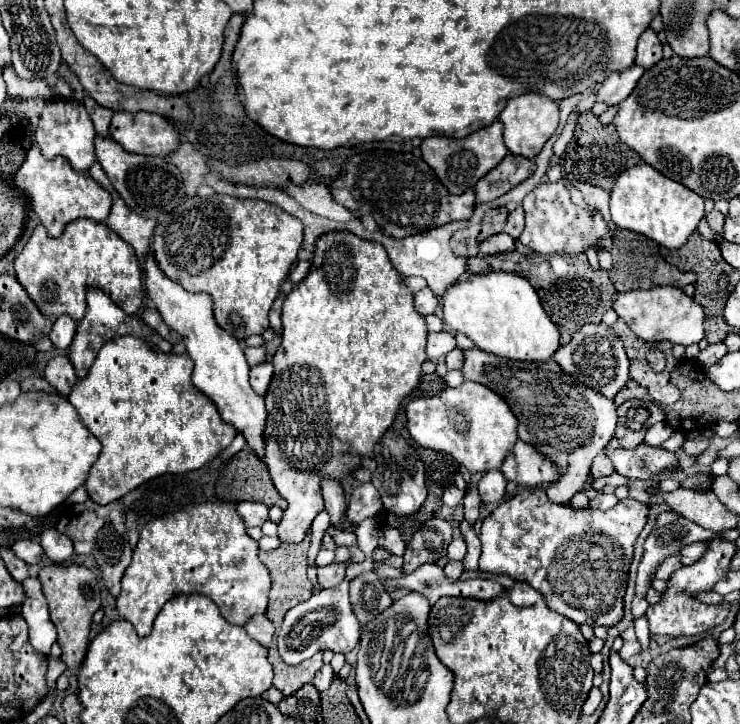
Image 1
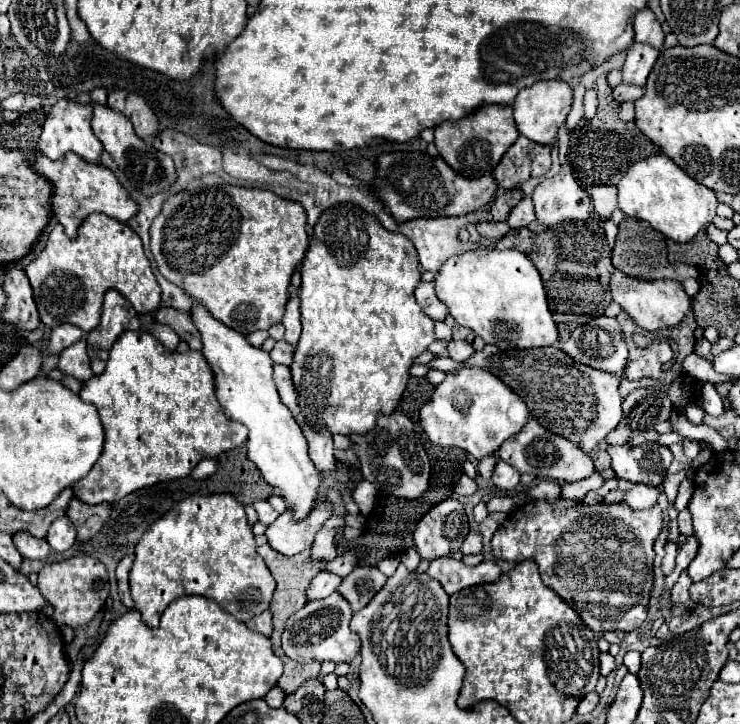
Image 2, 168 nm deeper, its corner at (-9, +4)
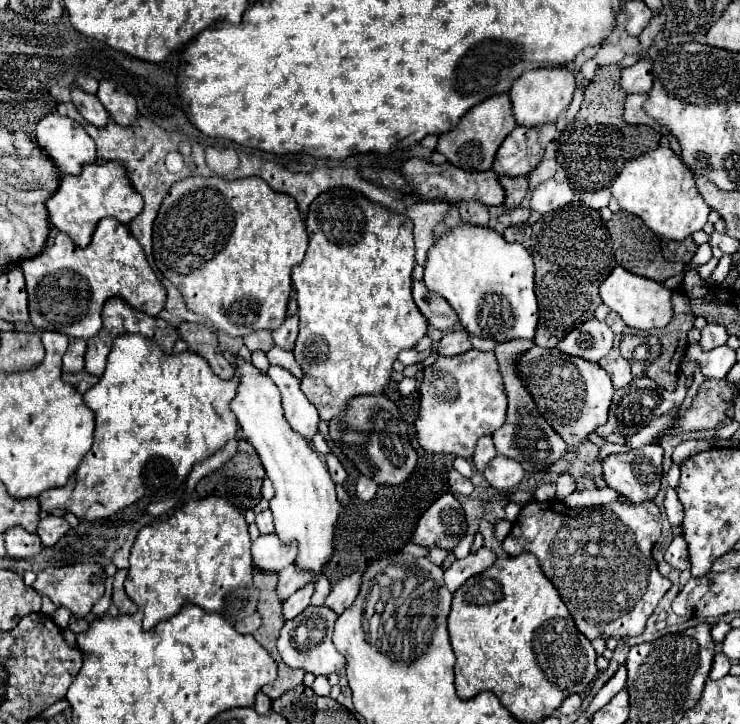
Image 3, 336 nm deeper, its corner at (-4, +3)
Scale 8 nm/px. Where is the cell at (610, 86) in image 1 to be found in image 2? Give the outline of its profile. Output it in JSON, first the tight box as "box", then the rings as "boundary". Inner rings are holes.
{"box":[623,44,659,86],"boundary":[[[633,44],[633,48],[627,54],[627,60],[623,64],[623,82],[625,84],[635,84],[635,86],[645,86],[645,80],[655,66],[659,58],[659,50],[653,50],[651,46],[641,46]]]}

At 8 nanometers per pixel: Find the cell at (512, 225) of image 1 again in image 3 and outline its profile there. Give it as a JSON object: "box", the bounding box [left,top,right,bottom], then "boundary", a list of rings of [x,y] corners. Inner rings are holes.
{"box":[498,207,530,227],"boundary":[[[516,207],[516,209],[508,209],[506,213],[502,213],[498,217],[498,221],[506,227],[512,227],[512,225],[524,225],[530,217],[530,209],[528,207]]]}

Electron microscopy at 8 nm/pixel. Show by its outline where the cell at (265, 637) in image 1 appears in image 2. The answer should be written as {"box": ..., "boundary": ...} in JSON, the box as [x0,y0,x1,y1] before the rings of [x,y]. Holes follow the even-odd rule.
{"box":[247,610,273,636],"boundary":[[[265,610],[265,612],[263,612],[263,614],[259,614],[257,618],[251,618],[251,620],[247,622],[247,626],[249,626],[251,630],[255,630],[255,632],[261,632],[261,634],[265,634],[265,636],[271,636],[271,632],[273,632],[271,612],[269,612],[269,610]]]}

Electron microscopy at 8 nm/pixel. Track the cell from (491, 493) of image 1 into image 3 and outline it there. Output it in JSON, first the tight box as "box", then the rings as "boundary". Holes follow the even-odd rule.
{"box":[484,455,524,491],"boundary":[[[496,455],[484,469],[484,477],[486,481],[498,489],[498,491],[506,491],[512,489],[514,485],[520,483],[520,479],[524,477],[524,469],[520,467],[520,463],[516,463],[514,459],[508,459],[504,455]]]}

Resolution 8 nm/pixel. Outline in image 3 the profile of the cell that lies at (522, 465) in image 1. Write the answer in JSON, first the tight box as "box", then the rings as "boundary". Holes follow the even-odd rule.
{"box":[492,339,566,473],"boundary":[[[512,339],[512,341],[506,341],[506,343],[498,343],[496,349],[494,349],[496,361],[498,361],[498,369],[500,369],[502,379],[504,379],[504,389],[506,389],[506,395],[508,395],[506,421],[500,427],[500,431],[496,431],[492,435],[494,437],[494,445],[496,445],[498,453],[518,461],[528,473],[548,469],[558,459],[562,459],[562,455],[566,453],[564,439],[560,439],[560,435],[556,435],[556,431],[552,431],[552,427],[548,427],[546,419],[536,409],[536,403],[534,403],[532,395],[524,387],[524,381],[516,373],[518,371],[518,361],[516,359],[520,355],[524,355],[532,347],[534,347],[532,339]]]}

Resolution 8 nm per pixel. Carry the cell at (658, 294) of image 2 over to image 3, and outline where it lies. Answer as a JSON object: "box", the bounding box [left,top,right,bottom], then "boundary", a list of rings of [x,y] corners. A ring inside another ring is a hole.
{"box":[600,265,674,331],"boundary":[[[620,265],[614,267],[614,271],[600,285],[602,303],[608,305],[610,311],[616,311],[628,327],[634,327],[640,331],[648,331],[654,327],[666,327],[670,323],[670,319],[674,315],[670,295],[672,295],[672,291],[666,289],[662,283],[634,275]]]}

